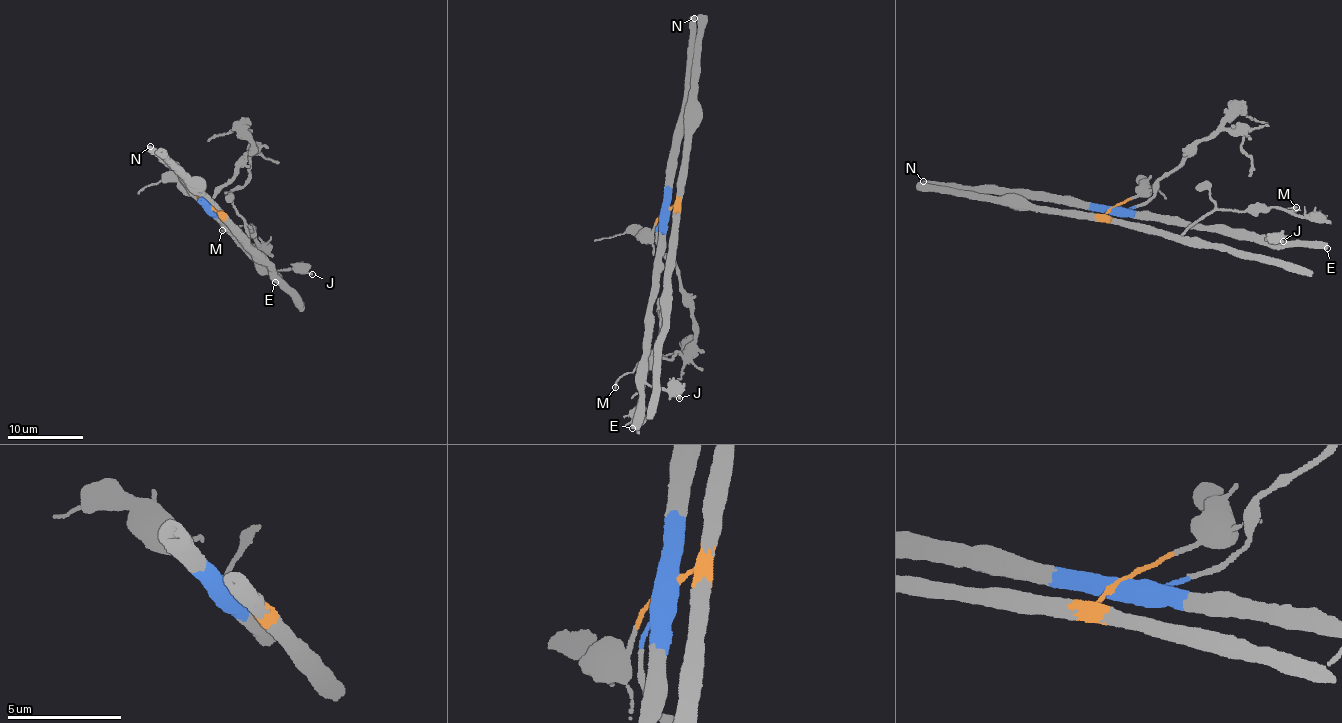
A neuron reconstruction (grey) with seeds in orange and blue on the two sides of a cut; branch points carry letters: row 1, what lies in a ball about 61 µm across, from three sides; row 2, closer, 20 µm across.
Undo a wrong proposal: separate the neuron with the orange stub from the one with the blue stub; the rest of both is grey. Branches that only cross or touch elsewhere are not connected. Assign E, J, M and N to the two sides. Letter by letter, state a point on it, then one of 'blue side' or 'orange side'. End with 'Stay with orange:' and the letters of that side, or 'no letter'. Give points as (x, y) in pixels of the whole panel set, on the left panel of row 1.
E: at (275, 282); blue side
J: at (312, 274); blue side
M: at (222, 230); orange side
N: at (150, 146); blue side
Stay with orange: M

